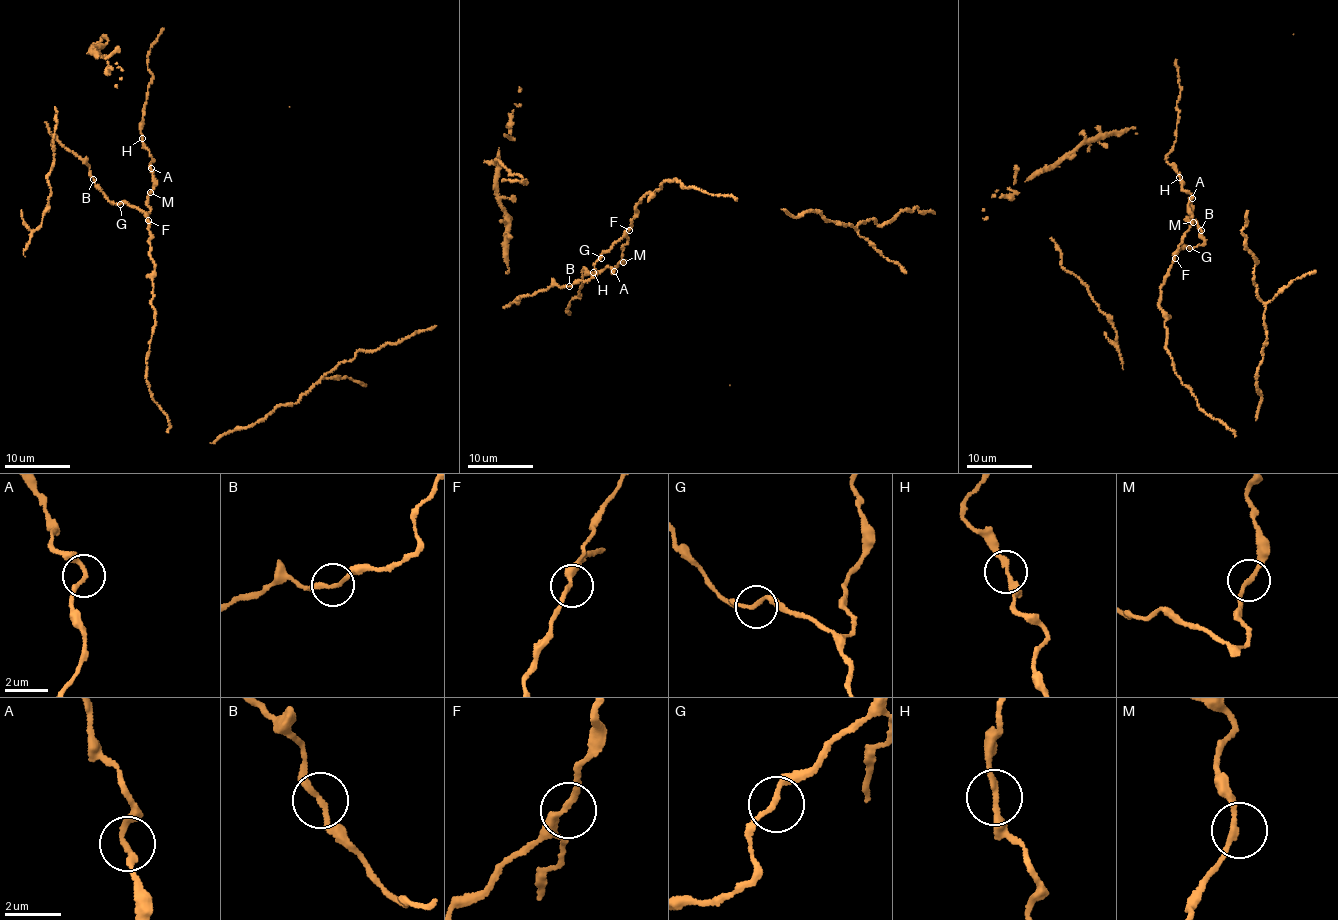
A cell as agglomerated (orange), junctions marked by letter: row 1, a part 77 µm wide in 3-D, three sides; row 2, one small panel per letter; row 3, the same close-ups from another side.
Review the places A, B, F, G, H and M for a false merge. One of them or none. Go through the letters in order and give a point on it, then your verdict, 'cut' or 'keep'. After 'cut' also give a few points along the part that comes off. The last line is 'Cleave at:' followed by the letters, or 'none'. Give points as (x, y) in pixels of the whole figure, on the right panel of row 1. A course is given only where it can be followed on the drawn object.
A: (1192, 198) | keep
B: (1201, 230) | keep
F: (1175, 258) | keep
G: (1189, 248) | keep
H: (1179, 177) | keep
M: (1193, 222) | keep
Cleave at: none

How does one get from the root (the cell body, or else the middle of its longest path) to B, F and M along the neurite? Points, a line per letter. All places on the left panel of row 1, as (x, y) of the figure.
B: (147, 207), (150, 210), (147, 213), (123, 201), (112, 203), (93, 179)
F: (147, 207), (148, 220)
M: (147, 207), (150, 192)

